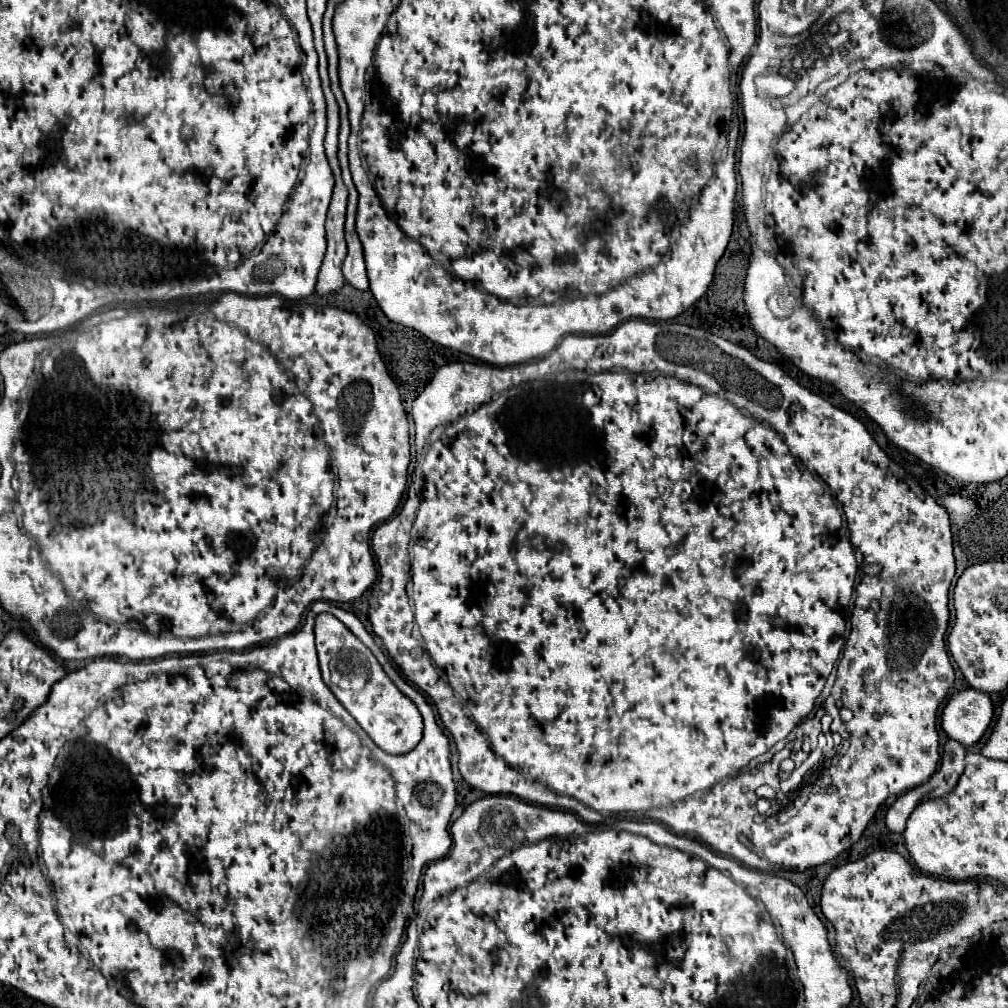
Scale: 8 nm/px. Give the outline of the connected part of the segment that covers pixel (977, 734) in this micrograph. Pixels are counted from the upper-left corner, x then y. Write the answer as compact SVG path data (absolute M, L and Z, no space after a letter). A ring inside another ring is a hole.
M973 688L951 696L941 714L941 728L963 746L977 744L993 718L993 704L985 692Z

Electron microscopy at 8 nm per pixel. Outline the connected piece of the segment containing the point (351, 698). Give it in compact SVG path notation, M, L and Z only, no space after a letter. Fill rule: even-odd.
M331 614L317 616L315 644L323 682L357 720L357 724L371 736L371 740L389 754L405 754L413 750L423 736L423 718L417 706L389 680L373 652L369 652L369 648L361 644L351 630Z

